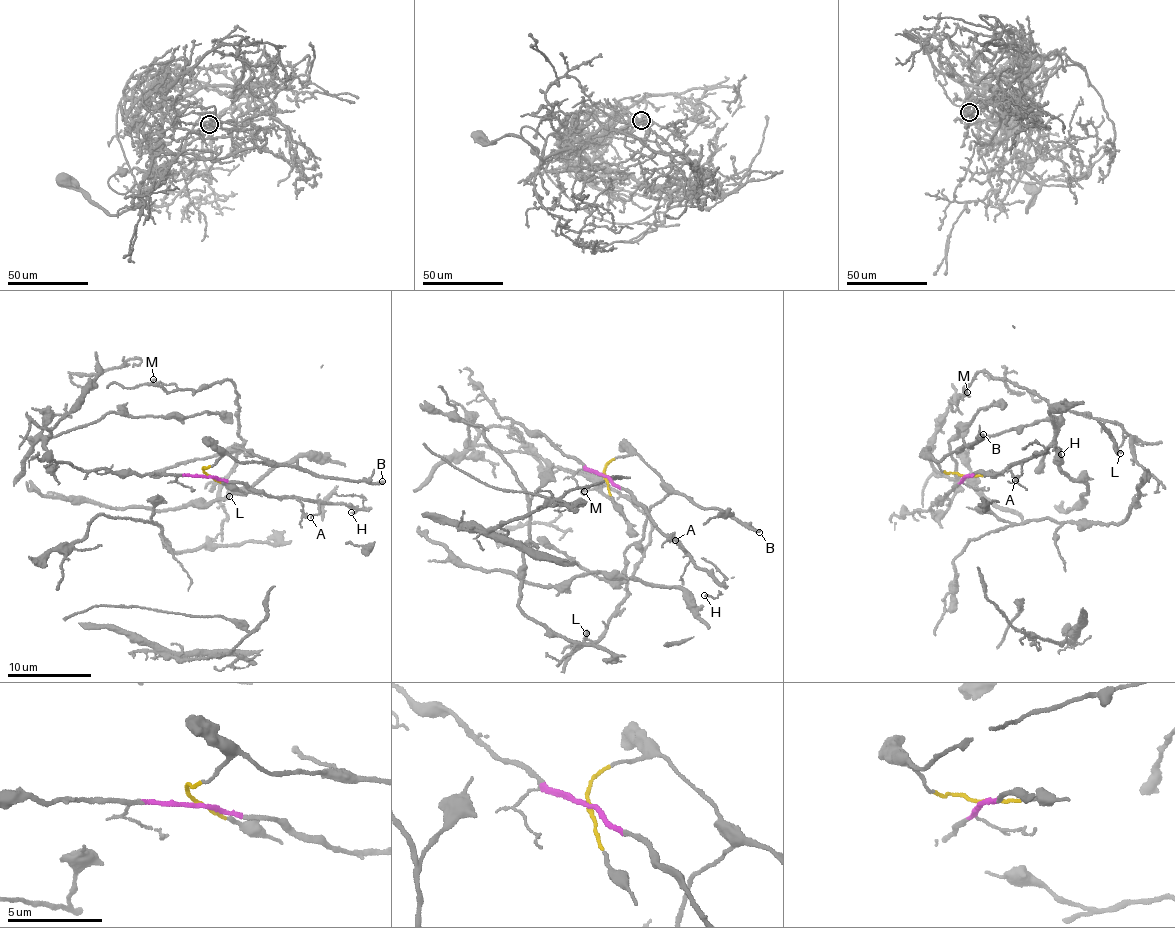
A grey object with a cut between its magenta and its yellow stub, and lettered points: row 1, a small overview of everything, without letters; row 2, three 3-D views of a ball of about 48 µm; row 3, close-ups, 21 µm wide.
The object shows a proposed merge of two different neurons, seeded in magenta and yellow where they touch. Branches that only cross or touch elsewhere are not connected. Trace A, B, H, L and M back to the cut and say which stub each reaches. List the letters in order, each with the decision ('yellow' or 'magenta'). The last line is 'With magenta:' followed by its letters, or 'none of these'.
A: magenta
B: yellow
H: magenta
L: yellow
M: yellow
With magenta: A, H

